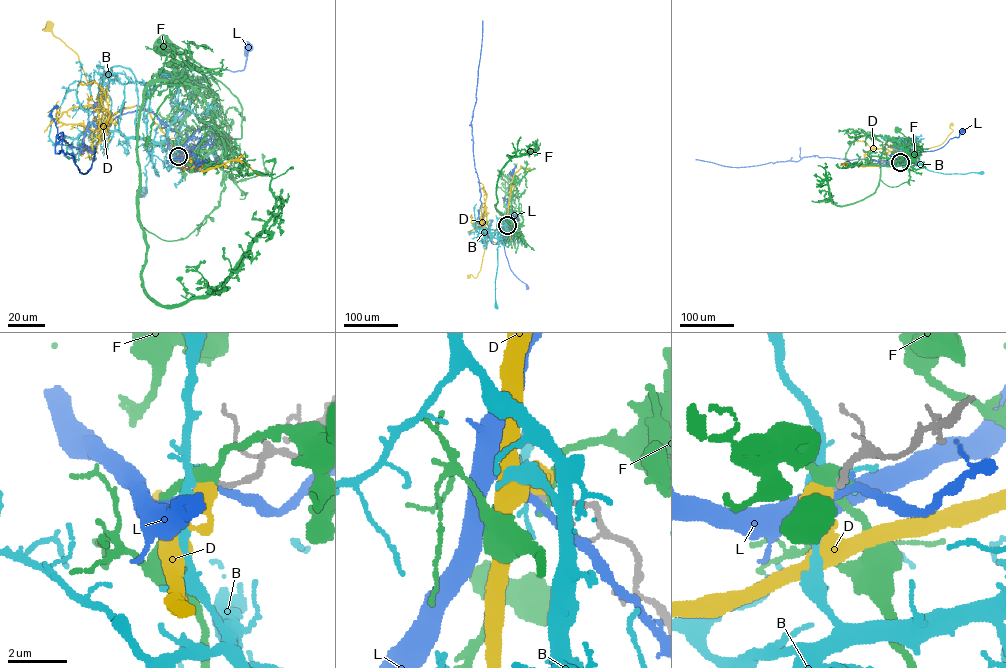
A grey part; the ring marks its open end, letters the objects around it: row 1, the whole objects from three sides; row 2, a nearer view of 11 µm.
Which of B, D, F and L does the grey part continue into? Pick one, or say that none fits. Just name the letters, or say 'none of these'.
none of these

